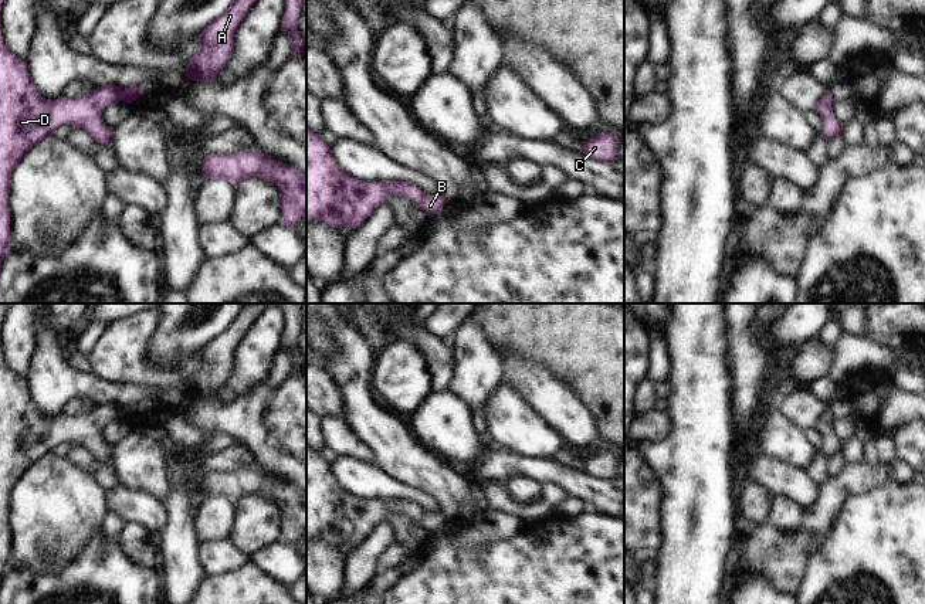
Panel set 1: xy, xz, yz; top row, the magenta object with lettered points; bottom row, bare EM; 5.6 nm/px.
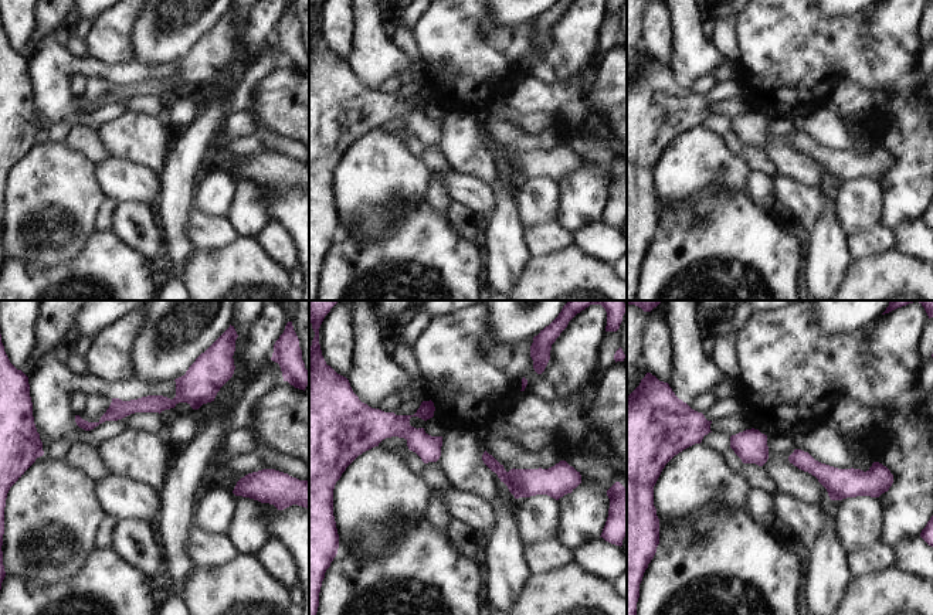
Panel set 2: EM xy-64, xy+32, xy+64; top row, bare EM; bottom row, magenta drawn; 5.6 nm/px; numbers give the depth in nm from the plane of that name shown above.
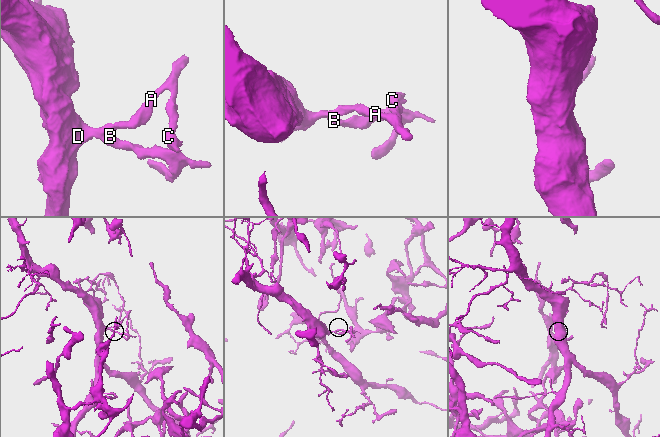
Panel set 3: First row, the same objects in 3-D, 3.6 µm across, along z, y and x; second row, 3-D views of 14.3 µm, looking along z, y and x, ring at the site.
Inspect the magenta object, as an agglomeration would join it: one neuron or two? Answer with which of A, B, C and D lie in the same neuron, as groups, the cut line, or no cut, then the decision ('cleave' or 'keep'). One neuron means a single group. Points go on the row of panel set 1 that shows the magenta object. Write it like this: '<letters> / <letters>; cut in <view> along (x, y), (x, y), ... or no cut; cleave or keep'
A B C D; no cut; keep

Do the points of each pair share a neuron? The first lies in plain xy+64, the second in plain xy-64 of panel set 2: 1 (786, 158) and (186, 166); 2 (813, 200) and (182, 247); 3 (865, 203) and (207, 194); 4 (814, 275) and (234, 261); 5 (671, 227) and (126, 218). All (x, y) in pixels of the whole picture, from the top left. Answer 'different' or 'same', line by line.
1: different
2: different
3: same
4: different
5: different

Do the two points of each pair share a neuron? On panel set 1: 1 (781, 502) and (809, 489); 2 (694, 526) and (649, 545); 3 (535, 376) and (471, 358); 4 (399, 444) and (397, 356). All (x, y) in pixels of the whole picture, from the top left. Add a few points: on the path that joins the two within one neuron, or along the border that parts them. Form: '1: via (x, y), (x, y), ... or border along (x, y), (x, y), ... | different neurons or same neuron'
1: border along (773, 494), (790, 498), (803, 509) | different neurons
2: border along (661, 505), (661, 547), (656, 556) | different neurons
3: border along (495, 352), (500, 359), (502, 380) | different neurons
4: border along (390, 410), (395, 414) | different neurons

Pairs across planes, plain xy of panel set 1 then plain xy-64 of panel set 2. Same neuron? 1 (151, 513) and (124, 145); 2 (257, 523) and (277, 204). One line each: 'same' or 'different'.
1: different
2: different

